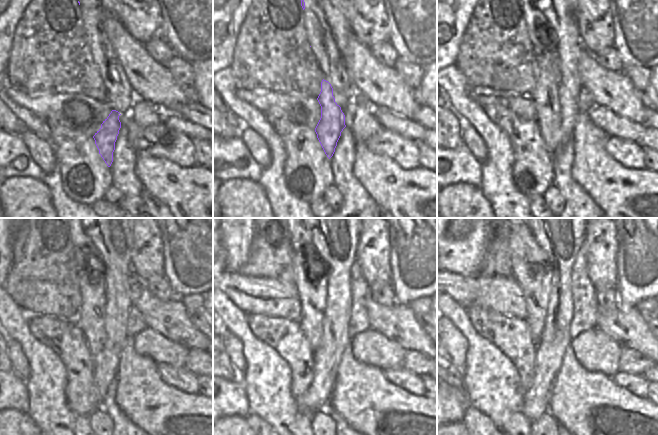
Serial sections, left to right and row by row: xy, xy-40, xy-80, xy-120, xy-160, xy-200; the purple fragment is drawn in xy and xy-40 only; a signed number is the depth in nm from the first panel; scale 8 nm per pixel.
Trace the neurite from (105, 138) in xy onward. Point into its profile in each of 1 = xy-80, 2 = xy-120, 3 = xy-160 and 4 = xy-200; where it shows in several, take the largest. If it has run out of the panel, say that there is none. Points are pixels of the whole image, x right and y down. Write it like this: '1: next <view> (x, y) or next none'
1: next xy-80 (544, 95)
2: next xy-120 (91, 319)
3: next xy-160 (312, 297)
4: next xy-200 (527, 257)

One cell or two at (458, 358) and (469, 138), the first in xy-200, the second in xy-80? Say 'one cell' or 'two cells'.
one cell

